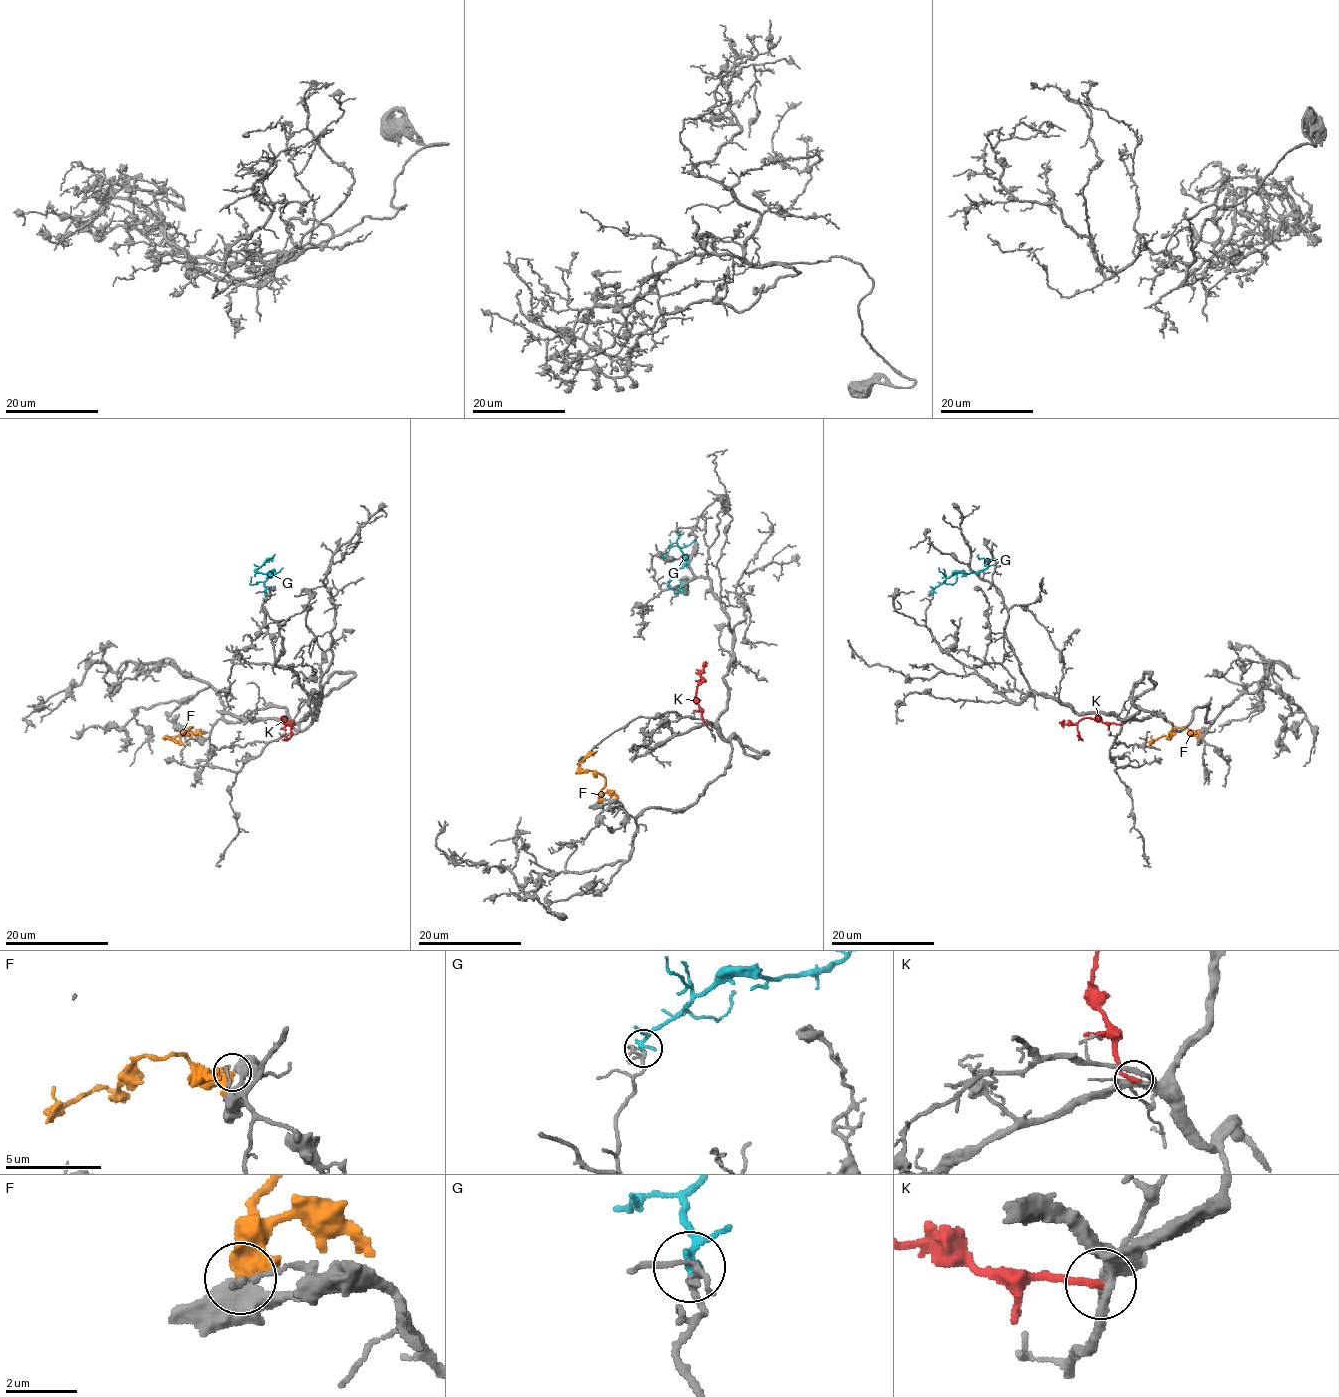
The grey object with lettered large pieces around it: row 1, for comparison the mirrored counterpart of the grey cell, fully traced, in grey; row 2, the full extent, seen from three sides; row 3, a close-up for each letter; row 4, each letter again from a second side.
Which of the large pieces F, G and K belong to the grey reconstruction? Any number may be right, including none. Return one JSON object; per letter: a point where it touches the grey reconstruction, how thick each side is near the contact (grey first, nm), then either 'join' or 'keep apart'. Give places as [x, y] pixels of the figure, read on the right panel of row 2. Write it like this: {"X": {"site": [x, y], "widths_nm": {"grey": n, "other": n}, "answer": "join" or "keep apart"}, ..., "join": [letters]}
{"F": {"site": [1199, 731], "widths_nm": {"grey": 440, "other": 420}, "answer": "keep apart"}, "G": {"site": [932, 592], "widths_nm": {"grey": 130, "other": 160}, "answer": "join"}, "K": {"site": [1121, 724], "widths_nm": {"grey": 280, "other": 240}, "answer": "keep apart"}, "join": ["G"]}

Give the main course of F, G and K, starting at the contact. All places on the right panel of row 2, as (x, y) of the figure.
F: (1199, 732), (1191, 732), (1185, 726), (1177, 728), (1168, 737), (1163, 735), (1149, 744)
G: (932, 592), (959, 572), (975, 573), (985, 569), (987, 563), (978, 558), (978, 554)
K: (1120, 724), (1084, 717), (1078, 723), (1078, 735), (1083, 741)

